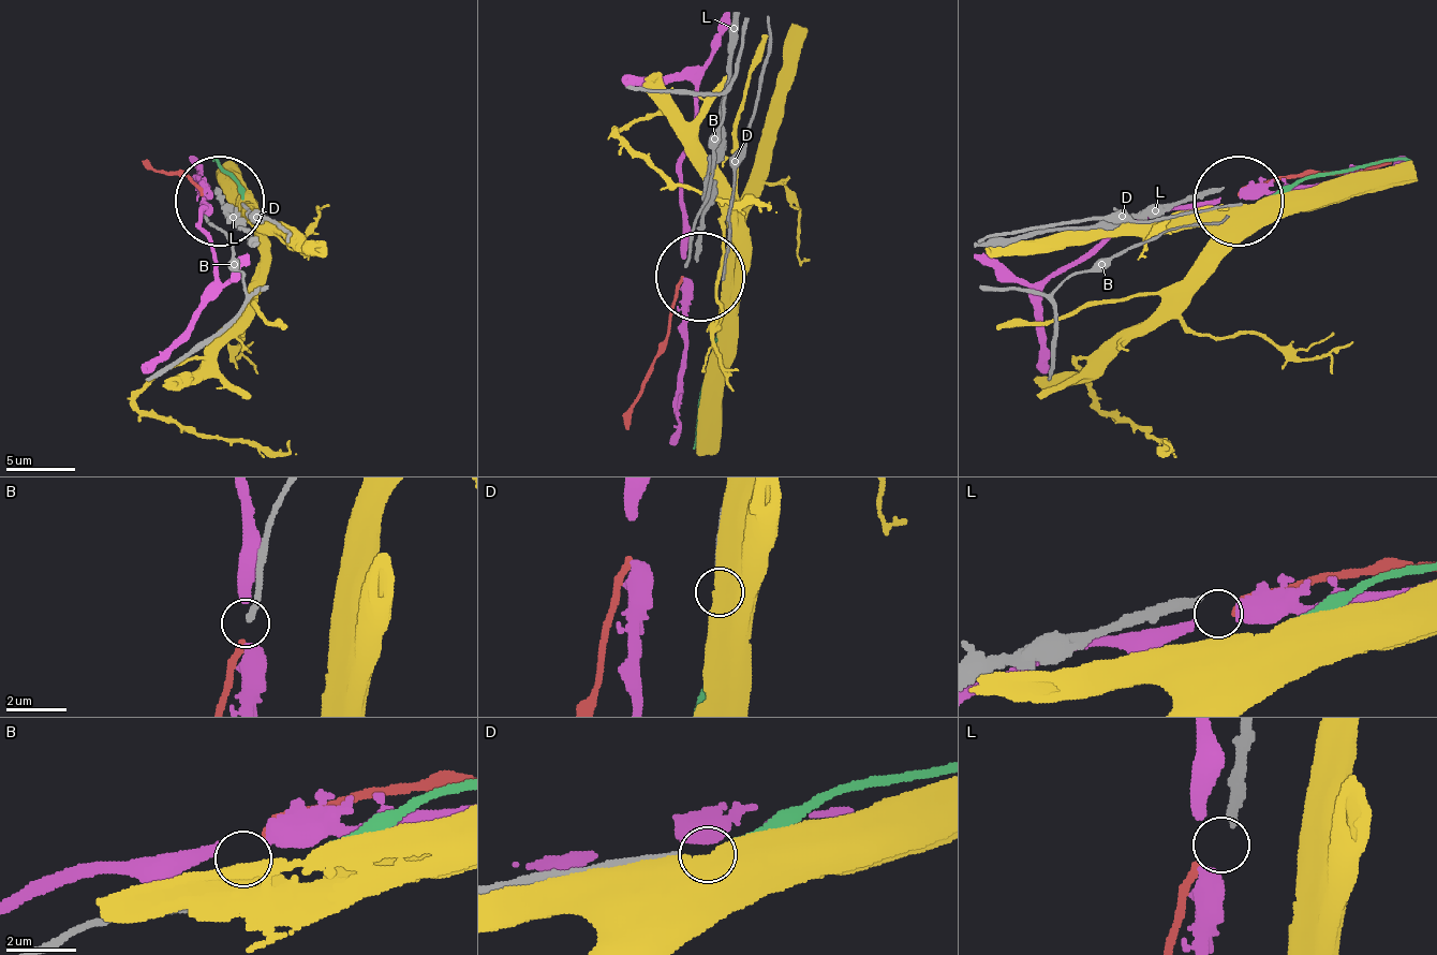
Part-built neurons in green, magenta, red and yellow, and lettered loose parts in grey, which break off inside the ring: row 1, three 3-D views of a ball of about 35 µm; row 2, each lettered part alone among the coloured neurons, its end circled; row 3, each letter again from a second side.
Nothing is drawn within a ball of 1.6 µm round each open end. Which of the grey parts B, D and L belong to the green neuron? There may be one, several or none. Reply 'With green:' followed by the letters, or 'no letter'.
With green: D

